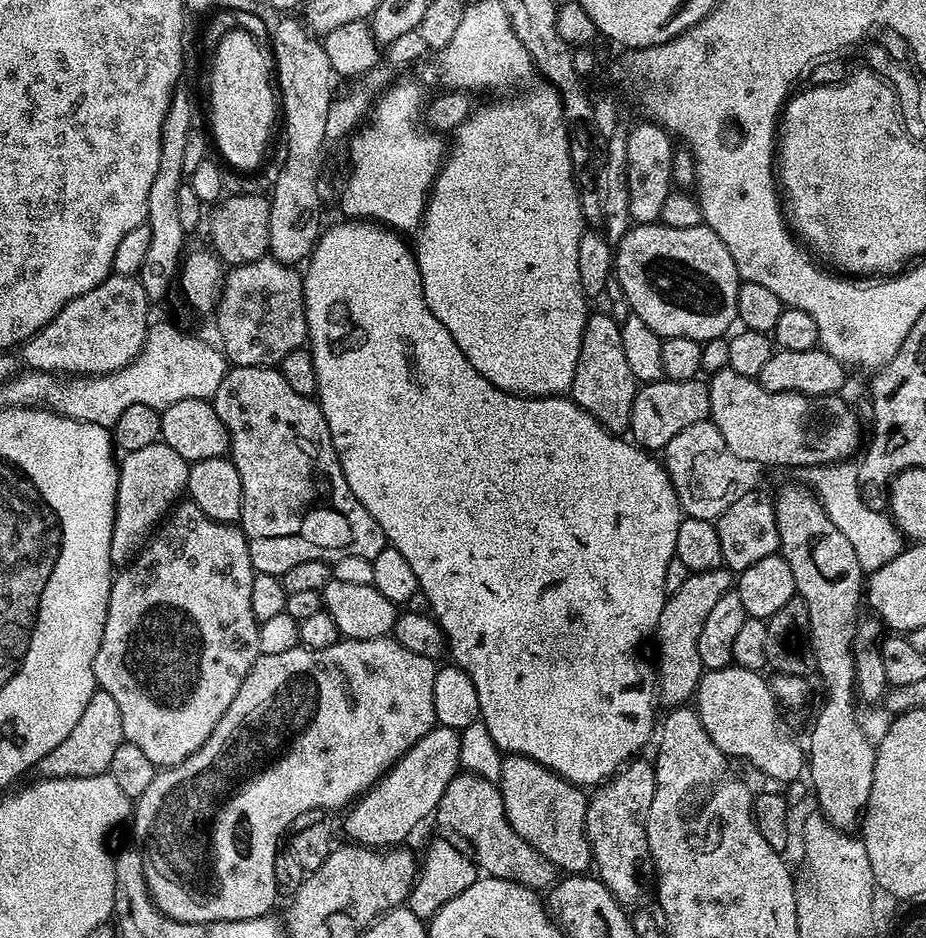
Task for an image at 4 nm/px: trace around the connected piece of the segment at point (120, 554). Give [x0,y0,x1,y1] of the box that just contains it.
[110,442,189,566]

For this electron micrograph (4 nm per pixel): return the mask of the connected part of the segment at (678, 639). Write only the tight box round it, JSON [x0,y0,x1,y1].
[654,566,734,709]

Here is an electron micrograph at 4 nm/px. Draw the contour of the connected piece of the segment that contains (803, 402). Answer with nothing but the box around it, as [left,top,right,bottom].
[707,368,862,470]

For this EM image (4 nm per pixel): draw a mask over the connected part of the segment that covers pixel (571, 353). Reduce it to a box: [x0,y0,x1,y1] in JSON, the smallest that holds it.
[414,86,590,396]

